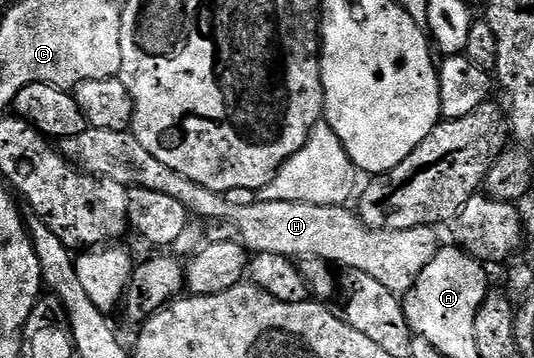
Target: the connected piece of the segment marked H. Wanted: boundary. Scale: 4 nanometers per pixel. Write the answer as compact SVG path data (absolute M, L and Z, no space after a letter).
M86 128L83 135L62 137L59 151L71 165L94 177L115 179L115 183L147 191L159 191L179 199L194 218L209 217L210 222L227 221L237 228L237 237L250 254L270 253L294 259L323 261L342 270L366 273L383 283L387 291L404 295L423 275L423 267L435 259L439 248L438 230L431 225L411 227L403 231L369 229L352 208L345 205L312 205L258 200L248 207L234 207L224 195L191 183L187 175L171 171L167 163L159 163L143 143L129 131L103 131Z

